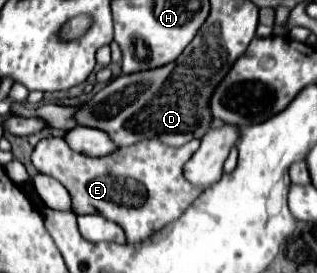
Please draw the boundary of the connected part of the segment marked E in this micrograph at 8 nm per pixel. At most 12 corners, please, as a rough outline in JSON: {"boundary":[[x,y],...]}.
{"boundary":[[65,139],[33,149],[75,215],[101,213],[137,245],[201,191],[183,177],[197,139],[93,159]]}

